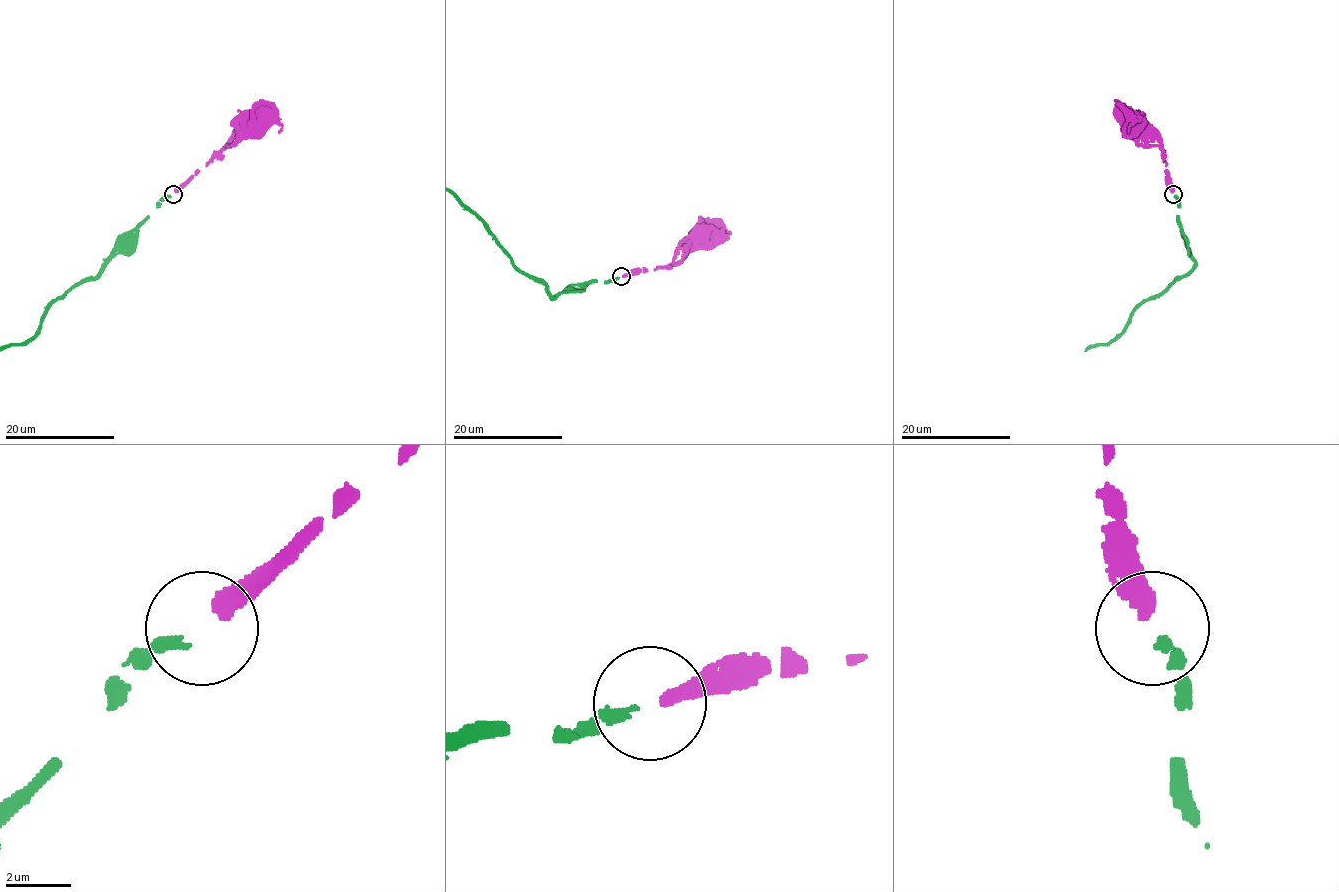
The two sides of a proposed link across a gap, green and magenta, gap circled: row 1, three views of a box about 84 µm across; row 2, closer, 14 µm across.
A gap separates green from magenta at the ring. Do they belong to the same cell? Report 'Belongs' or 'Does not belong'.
Belongs

